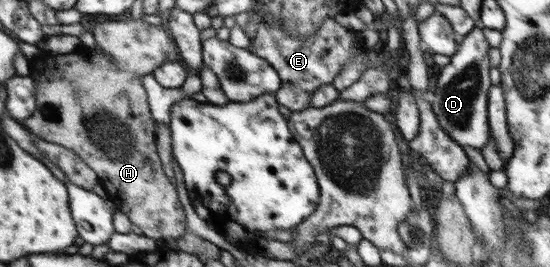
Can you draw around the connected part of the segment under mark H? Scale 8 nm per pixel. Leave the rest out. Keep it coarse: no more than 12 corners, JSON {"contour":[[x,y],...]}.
{"contour":[[142,18],[24,64],[26,129],[78,153],[161,243],[187,213],[141,77],[179,62]]}

